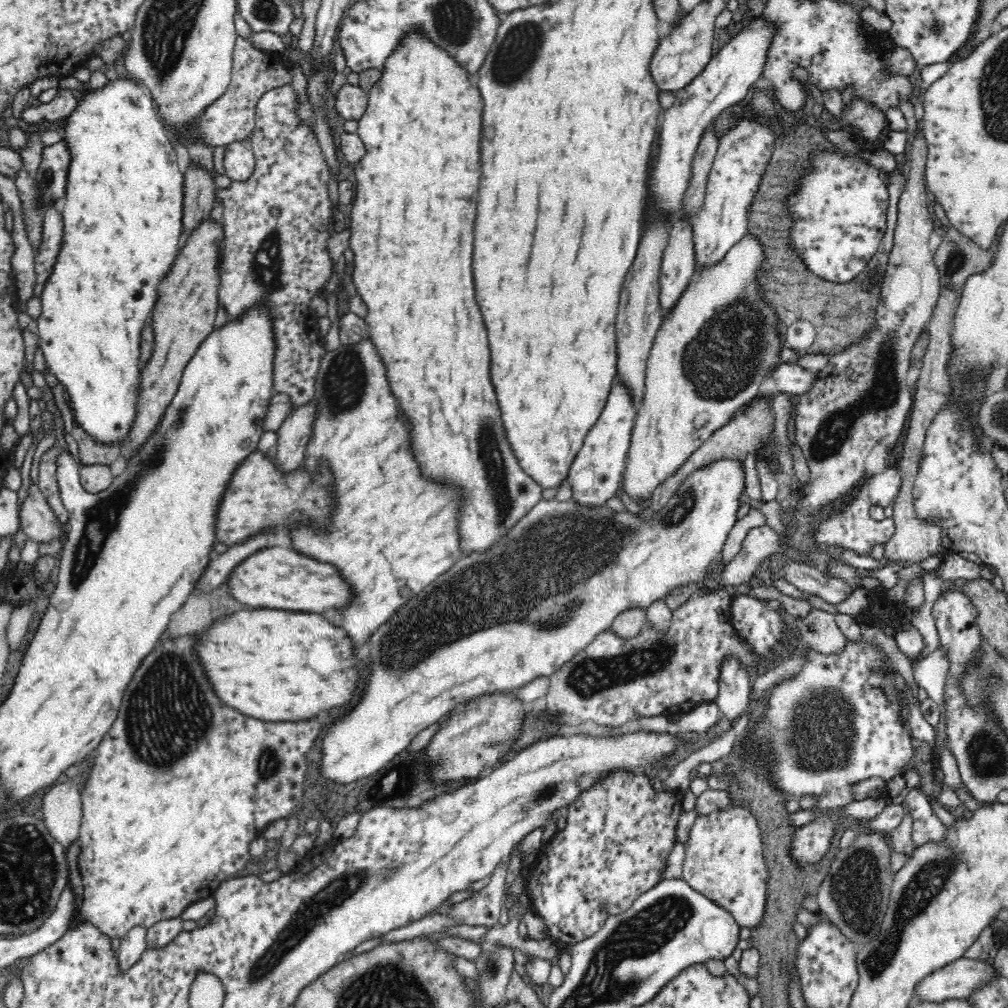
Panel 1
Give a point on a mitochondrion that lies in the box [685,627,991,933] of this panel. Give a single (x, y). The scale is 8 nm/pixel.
(824, 723)

